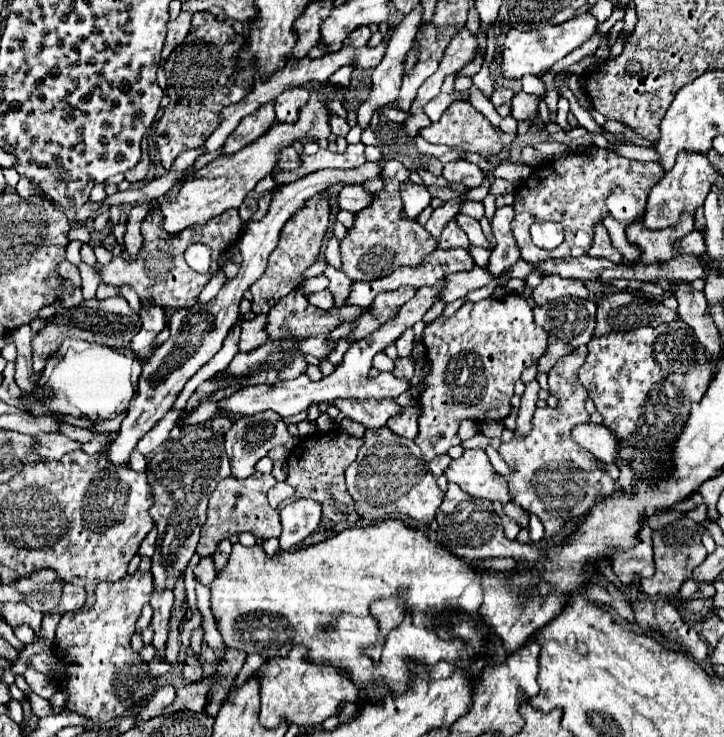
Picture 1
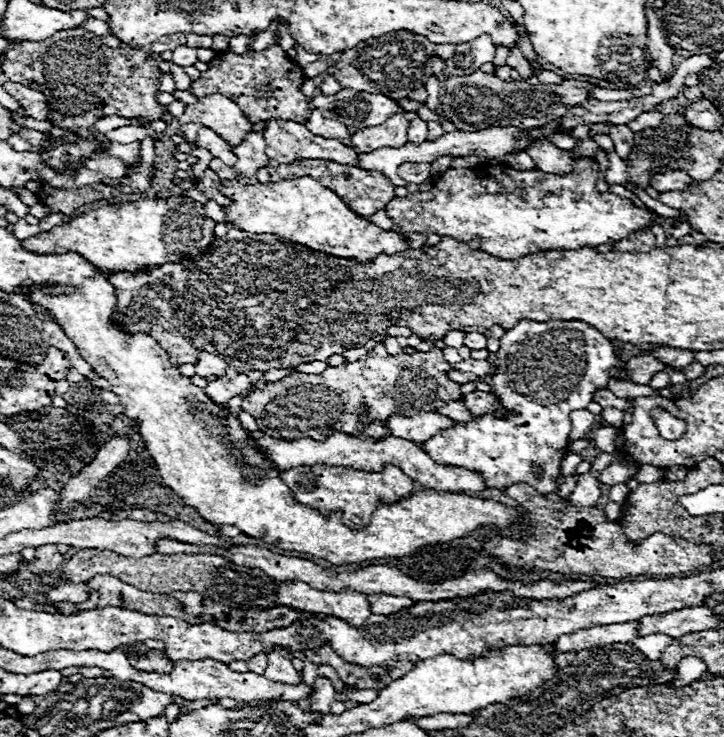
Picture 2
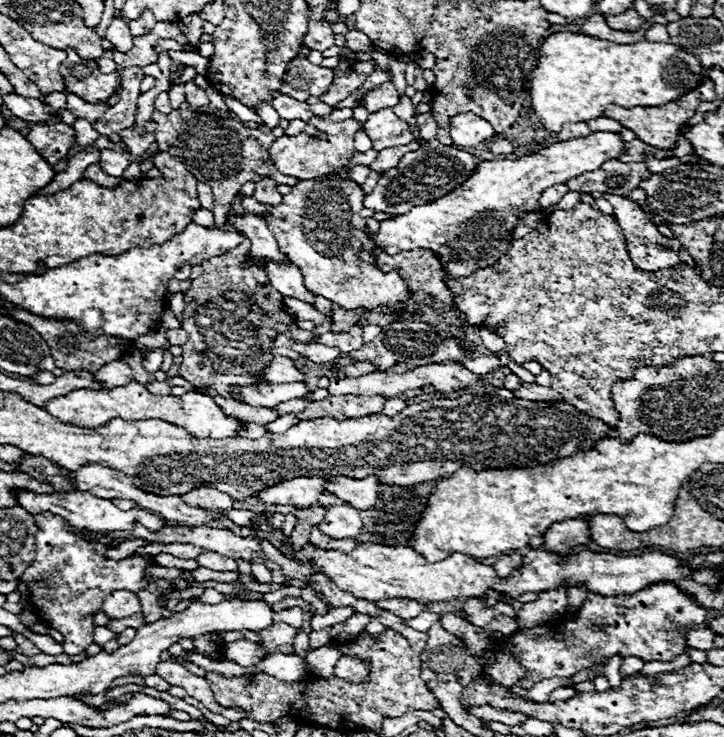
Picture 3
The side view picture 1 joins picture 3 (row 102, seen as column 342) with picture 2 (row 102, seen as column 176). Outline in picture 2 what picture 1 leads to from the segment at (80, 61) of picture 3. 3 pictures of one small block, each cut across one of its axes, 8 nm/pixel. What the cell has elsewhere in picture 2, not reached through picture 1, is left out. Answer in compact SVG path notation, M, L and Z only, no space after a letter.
M210 94L188 104L184 114L178 118L180 124L198 122L222 136L230 146L242 142L242 136L250 132L250 122L242 110L222 94Z

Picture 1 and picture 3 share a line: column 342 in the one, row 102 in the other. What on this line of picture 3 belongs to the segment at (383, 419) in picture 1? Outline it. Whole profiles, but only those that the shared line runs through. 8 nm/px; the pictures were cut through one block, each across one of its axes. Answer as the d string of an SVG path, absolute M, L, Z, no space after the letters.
M402 96L400 102L394 106L394 114L398 114L402 120L410 120L416 114L416 106L414 106L412 98Z

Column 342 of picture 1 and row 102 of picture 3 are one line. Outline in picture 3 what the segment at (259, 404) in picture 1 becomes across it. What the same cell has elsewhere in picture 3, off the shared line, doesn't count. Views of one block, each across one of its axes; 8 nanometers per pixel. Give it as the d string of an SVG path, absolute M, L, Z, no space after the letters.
M384 82L376 88L372 88L358 106L364 106L368 112L376 112L378 108L392 108L400 100L400 94L392 82Z

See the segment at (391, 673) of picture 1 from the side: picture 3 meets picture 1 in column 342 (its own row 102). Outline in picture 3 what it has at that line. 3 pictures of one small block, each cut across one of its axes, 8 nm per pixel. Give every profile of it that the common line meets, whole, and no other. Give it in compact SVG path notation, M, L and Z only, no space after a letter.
M556 32L550 34L542 48L534 72L530 74L530 96L532 96L532 110L540 124L548 132L560 132L562 124L566 122L588 122L600 118L602 112L610 106L634 108L634 106L662 106L668 102L678 100L680 96L688 94L690 90L702 84L706 68L698 62L698 58L682 52L674 44L662 42L632 42L632 44L616 44L610 40L598 40L592 36L572 34L572 32Z

